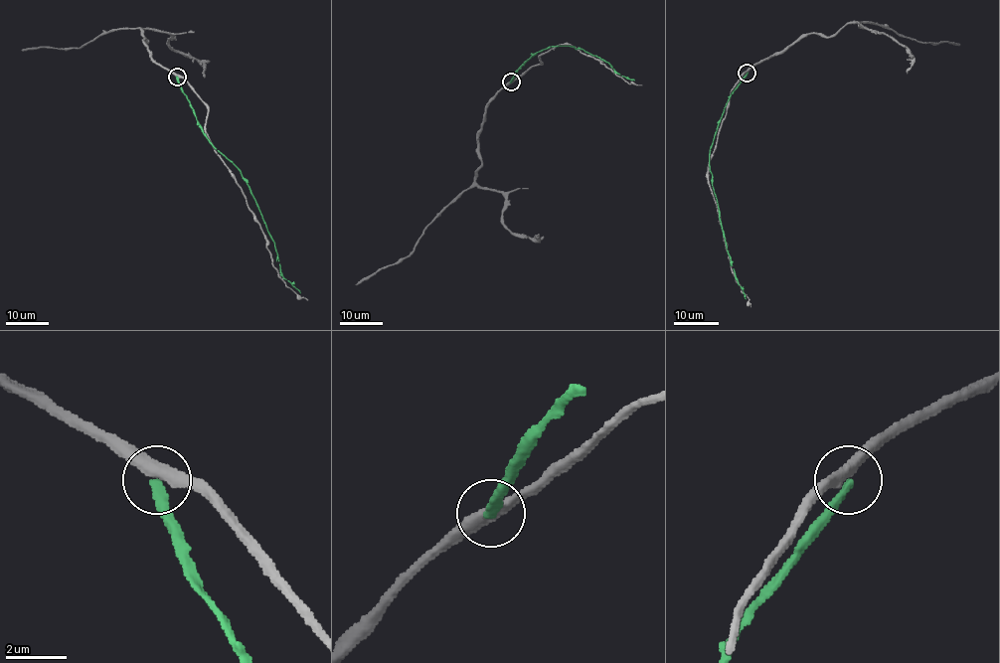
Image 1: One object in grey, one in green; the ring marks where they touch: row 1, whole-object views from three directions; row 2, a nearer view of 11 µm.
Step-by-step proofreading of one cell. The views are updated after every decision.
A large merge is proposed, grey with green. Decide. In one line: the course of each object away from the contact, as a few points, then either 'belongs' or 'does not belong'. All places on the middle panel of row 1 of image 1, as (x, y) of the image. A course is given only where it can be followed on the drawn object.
course grey (511, 82), (541, 63), (540, 56), (558, 45), (569, 45), (593, 58), (629, 83), (642, 85); course green (511, 82), (513, 76), (537, 52), (551, 47), (573, 46), (597, 57), (621, 76), (634, 80); does not belong

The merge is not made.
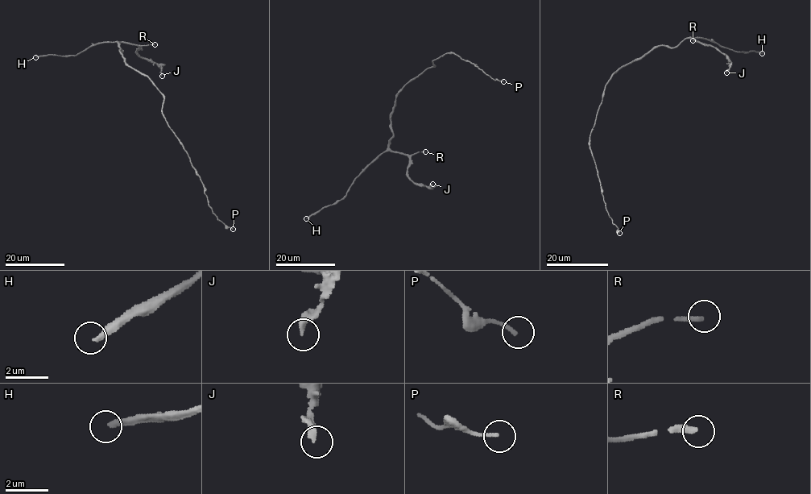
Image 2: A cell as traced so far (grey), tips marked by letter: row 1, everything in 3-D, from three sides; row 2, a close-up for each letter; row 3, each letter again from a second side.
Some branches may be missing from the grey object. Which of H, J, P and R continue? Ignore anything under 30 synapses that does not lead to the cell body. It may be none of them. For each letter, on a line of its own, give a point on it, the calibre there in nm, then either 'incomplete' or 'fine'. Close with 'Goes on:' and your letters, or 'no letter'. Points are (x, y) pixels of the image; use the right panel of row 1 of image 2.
H: (762, 53) | 280 nm | incomplete
J: (726, 72) | 280 nm | incomplete
P: (619, 233) | 160 nm | fine
R: (693, 40) | 280 nm | incomplete
Goes on: H, J, R

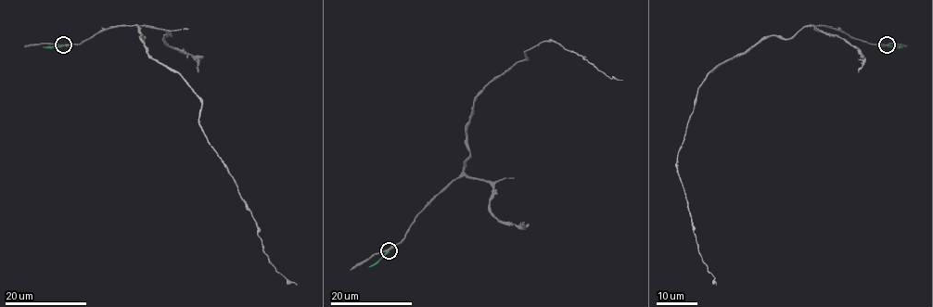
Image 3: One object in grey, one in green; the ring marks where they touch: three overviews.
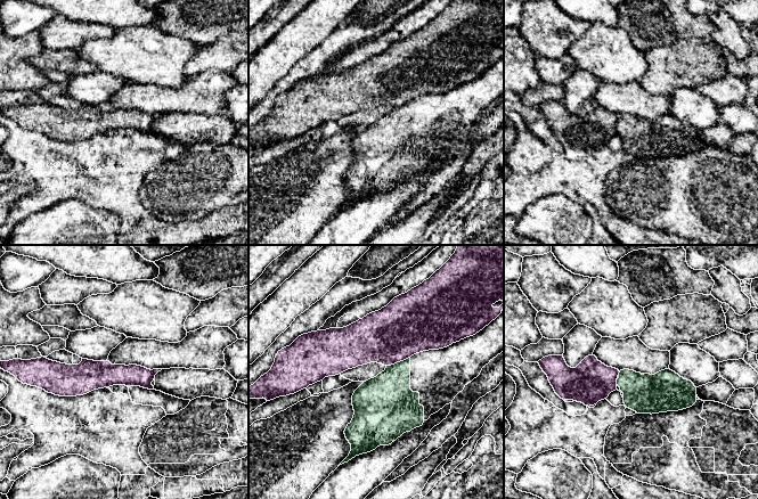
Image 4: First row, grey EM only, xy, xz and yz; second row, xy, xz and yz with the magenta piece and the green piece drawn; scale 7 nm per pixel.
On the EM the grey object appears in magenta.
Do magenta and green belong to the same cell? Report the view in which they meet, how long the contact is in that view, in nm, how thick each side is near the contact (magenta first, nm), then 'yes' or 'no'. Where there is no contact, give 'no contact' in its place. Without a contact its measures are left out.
contact in xz; length 180 nm; calibres 400 and 320 nm; no

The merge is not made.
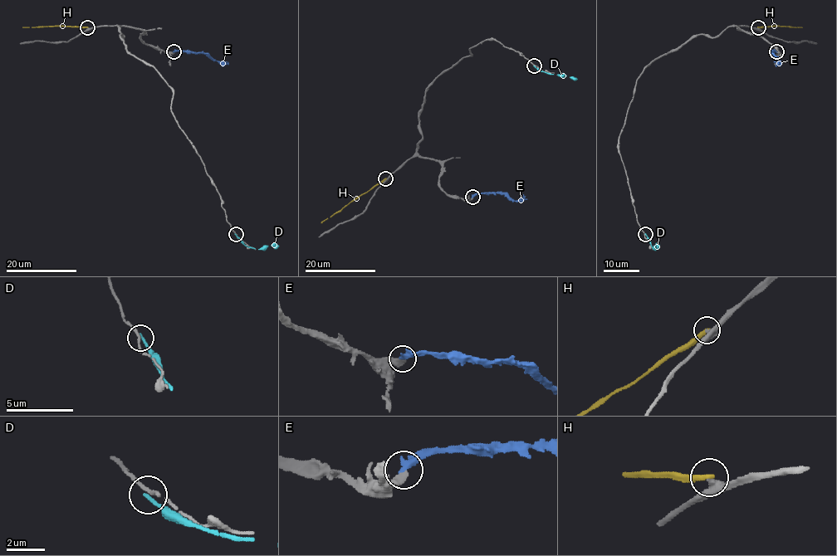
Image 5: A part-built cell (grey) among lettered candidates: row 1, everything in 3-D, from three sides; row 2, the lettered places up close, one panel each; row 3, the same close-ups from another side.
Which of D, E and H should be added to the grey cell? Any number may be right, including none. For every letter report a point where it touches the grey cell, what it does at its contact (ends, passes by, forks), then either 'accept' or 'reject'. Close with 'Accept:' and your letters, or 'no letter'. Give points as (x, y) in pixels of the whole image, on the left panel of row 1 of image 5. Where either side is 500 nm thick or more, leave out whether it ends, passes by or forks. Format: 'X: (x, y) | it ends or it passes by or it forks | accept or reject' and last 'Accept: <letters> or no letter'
D: (236, 234) | it ends | reject
E: (173, 51) | it ends | accept
H: (87, 27) | it ends | reject
Accept: E

